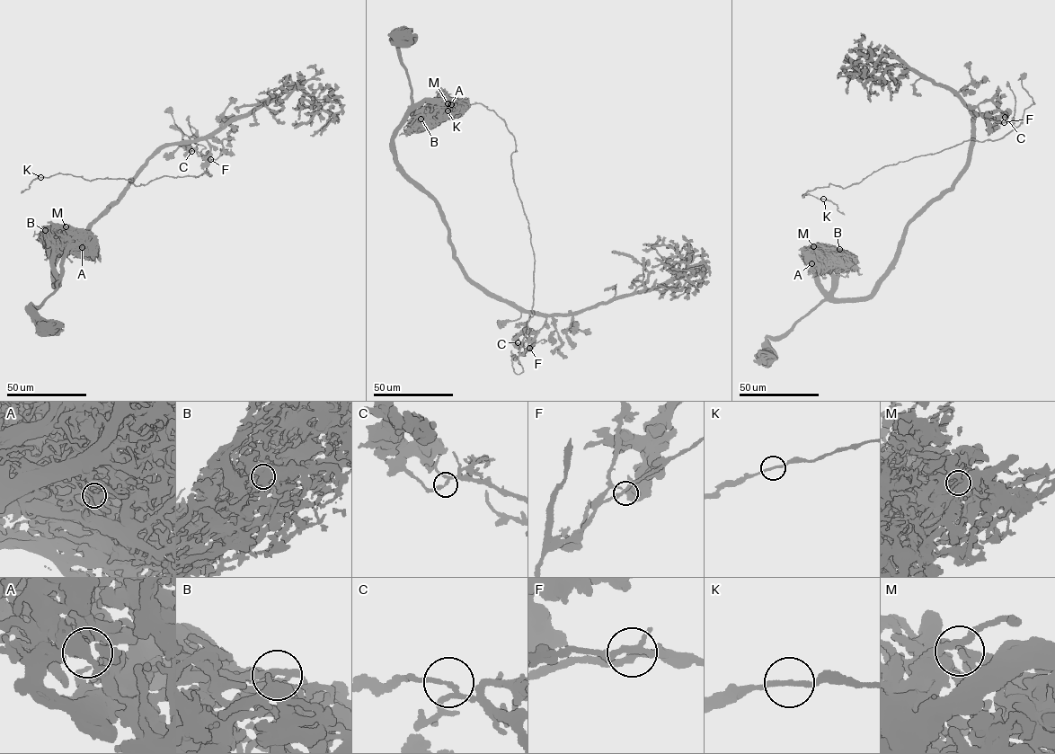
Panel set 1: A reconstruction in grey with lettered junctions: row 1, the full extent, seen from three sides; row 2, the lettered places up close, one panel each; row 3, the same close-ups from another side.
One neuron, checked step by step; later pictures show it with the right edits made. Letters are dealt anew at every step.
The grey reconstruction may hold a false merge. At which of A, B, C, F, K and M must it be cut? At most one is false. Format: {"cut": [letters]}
{"cut": ["C"]}

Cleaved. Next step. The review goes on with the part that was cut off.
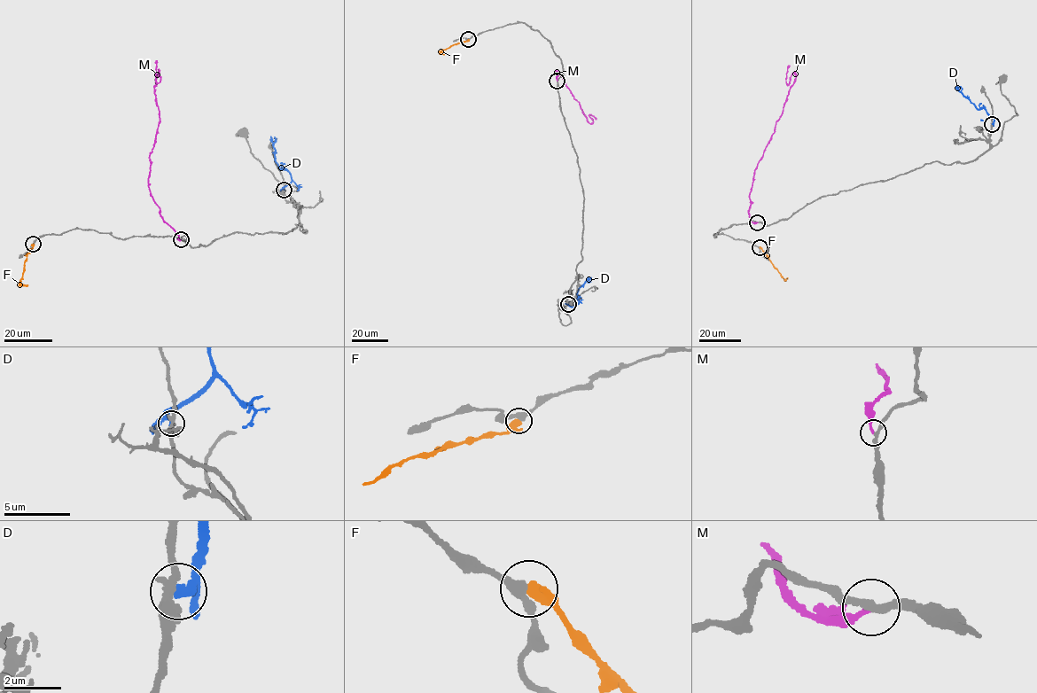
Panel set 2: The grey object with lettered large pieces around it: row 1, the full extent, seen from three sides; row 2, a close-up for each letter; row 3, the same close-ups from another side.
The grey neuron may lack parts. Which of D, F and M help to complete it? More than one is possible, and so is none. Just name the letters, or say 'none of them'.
M

